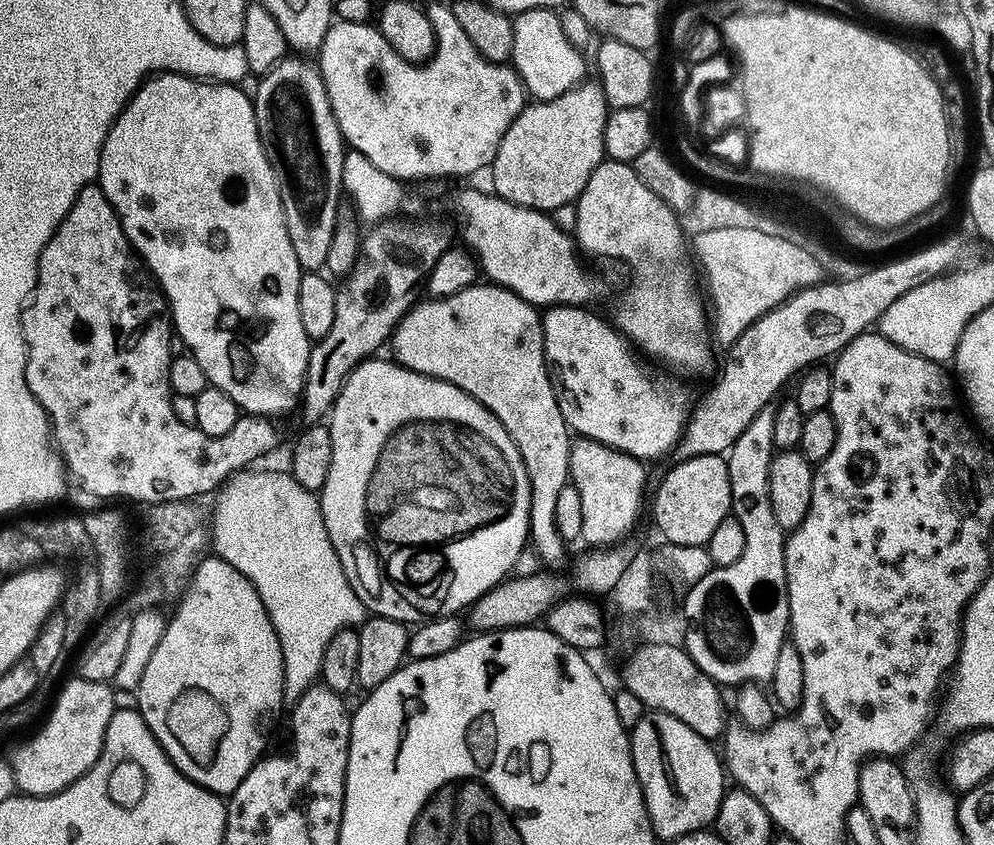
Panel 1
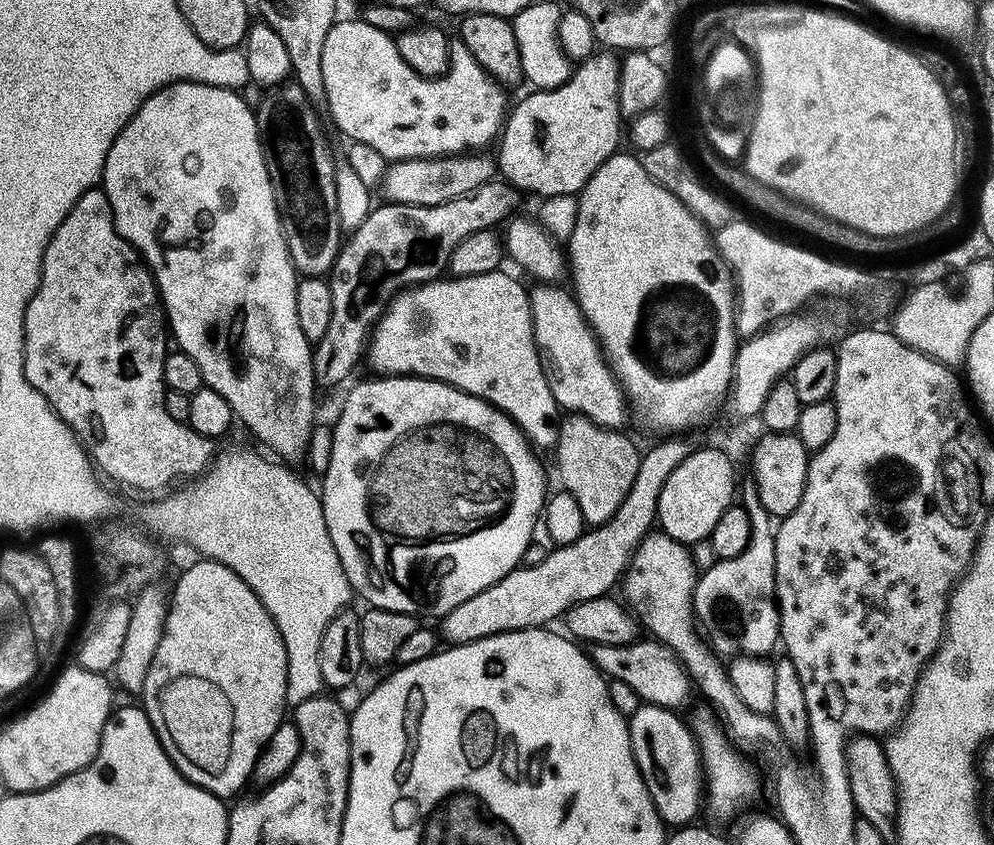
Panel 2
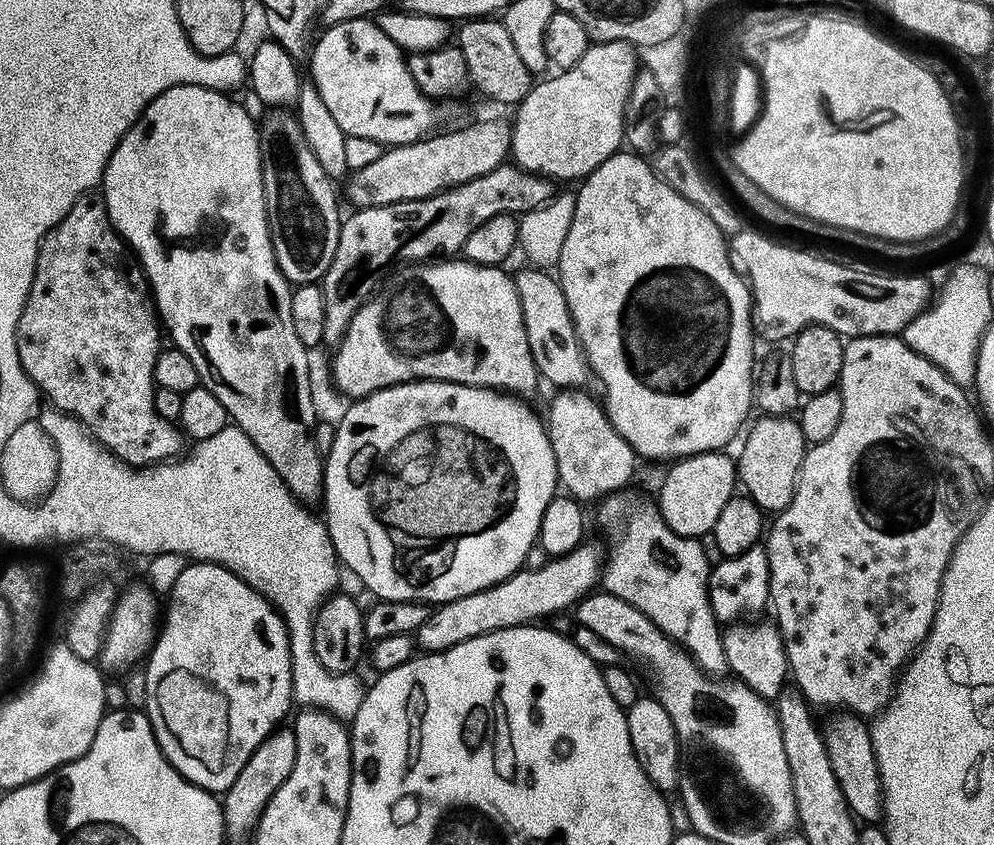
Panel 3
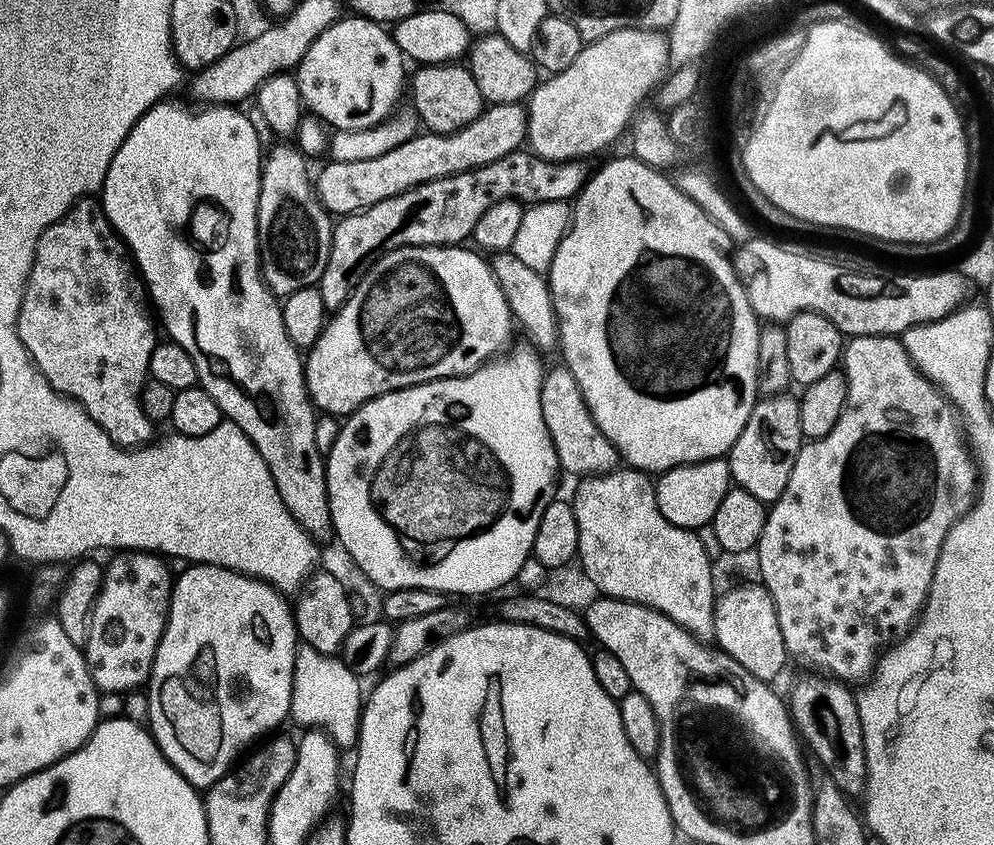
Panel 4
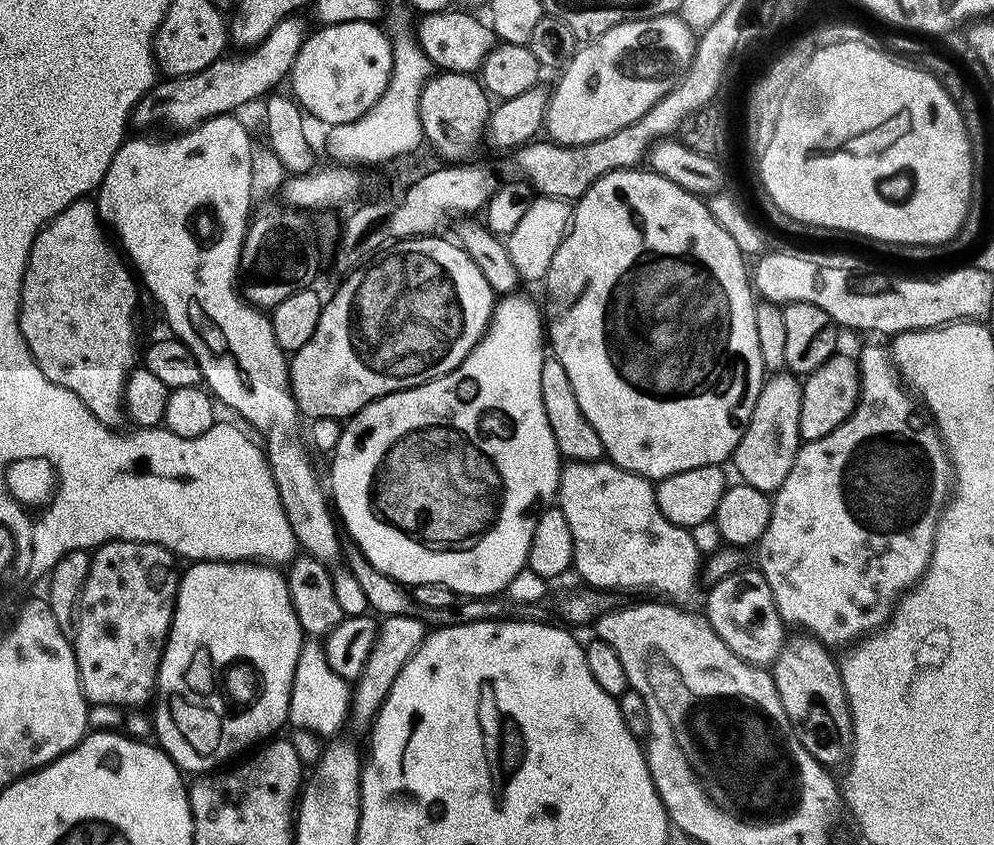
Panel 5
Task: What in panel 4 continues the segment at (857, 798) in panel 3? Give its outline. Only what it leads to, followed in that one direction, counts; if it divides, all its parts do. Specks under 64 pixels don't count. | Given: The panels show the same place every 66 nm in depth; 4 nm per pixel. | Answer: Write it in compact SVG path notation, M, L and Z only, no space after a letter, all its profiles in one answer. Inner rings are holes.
M804 674L792 688L792 693L786 696L788 715L791 716L803 745L816 755L818 763L824 767L824 776L838 786L838 790L849 798L859 797L864 791L866 782L866 750L862 742L862 722L858 718L858 706L851 687L843 681L834 680L823 674Z

